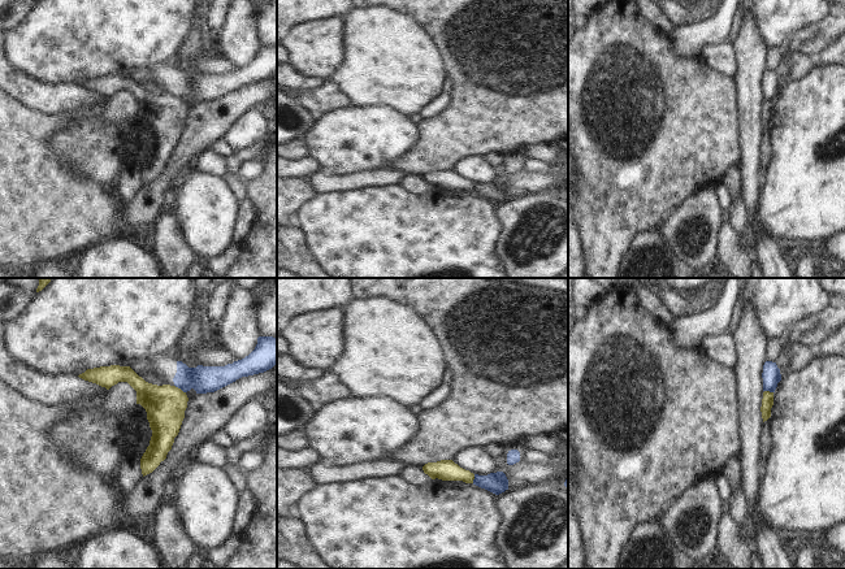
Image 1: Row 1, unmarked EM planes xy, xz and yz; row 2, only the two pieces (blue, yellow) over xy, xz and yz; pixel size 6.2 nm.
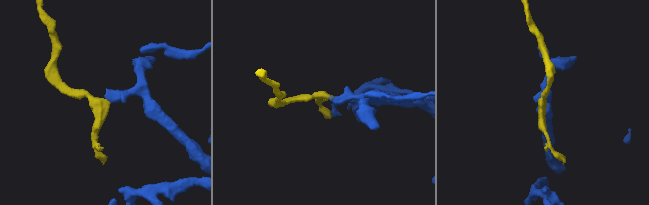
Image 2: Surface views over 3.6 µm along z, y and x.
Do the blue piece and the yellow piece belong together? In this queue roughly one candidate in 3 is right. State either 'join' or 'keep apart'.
keep apart

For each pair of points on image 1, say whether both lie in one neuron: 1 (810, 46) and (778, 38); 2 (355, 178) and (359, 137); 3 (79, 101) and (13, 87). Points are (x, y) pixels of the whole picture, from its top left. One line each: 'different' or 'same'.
1: different
2: different
3: same

